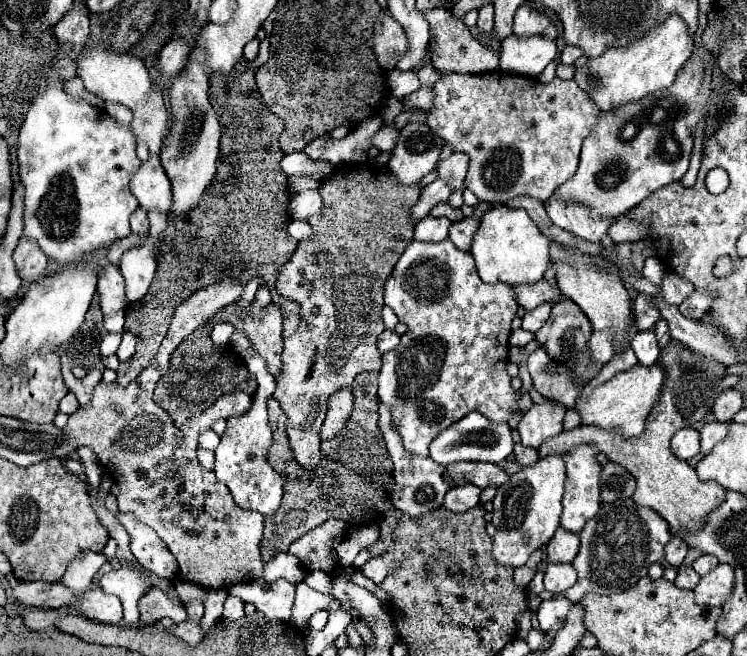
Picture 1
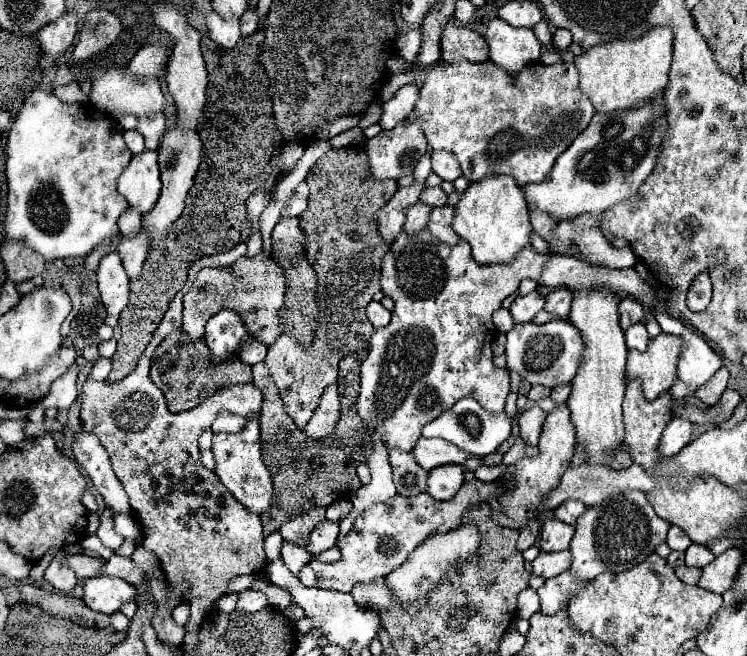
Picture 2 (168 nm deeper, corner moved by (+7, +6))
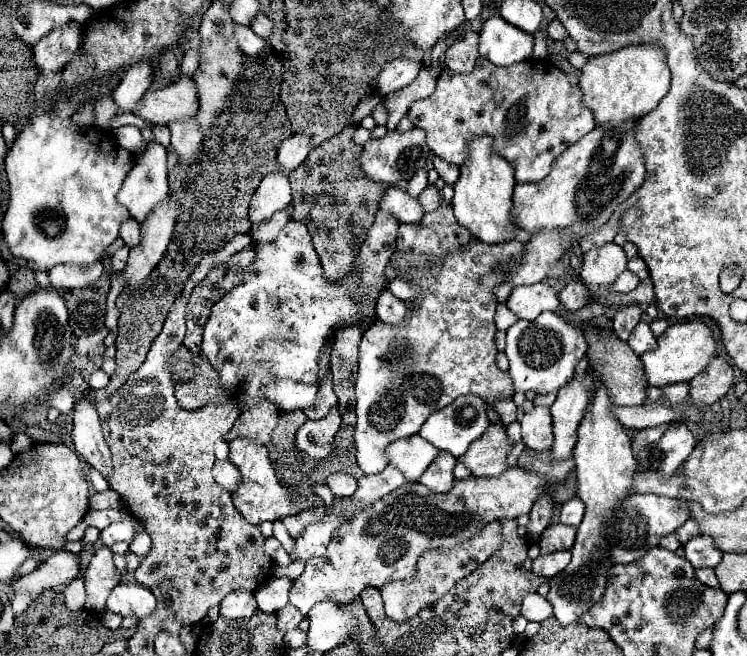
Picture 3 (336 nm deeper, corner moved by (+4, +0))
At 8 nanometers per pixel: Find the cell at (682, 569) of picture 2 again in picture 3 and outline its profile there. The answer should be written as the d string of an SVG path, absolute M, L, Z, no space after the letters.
M708 567L696 569L696 577L698 577L704 585L708 585L708 587L718 587L718 585L720 585L720 581L718 581L714 569L708 569Z

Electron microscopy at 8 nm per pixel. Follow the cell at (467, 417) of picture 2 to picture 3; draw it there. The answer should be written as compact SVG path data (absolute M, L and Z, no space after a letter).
M464 395L452 401L452 405L446 405L444 409L440 409L438 413L432 413L428 421L422 425L420 435L426 441L430 441L436 449L444 449L454 457L460 457L462 453L466 453L470 443L476 441L486 431L486 427L488 427L488 417L486 417L484 401L478 395Z

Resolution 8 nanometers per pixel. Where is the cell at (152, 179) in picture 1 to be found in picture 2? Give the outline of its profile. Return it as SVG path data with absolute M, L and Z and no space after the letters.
M143 151L133 155L129 167L119 177L117 191L127 199L131 207L139 209L141 213L149 213L161 193L157 153Z

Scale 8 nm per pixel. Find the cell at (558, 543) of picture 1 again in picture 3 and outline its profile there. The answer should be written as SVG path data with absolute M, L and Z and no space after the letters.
M564 523L548 525L538 541L542 555L560 551L560 549L572 549L574 535L576 535L576 529L572 525L564 525Z

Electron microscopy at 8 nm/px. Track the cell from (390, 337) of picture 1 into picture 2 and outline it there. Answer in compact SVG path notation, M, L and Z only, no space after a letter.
M371 301L369 307L367 307L367 319L371 321L371 325L375 329L381 329L381 327L387 327L389 321L391 321L391 313L377 301Z

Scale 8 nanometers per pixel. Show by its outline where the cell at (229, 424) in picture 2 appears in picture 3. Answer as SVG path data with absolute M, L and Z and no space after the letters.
M382 211L376 213L376 219L366 233L364 247L360 247L358 251L358 261L354 261L354 269L340 281L328 281L324 277L324 269L318 259L318 253L314 251L310 233L306 225L300 221L290 219L284 225L284 229L280 231L276 239L276 245L278 241L282 241L282 247L276 247L276 251L272 251L272 243L256 245L258 261L254 257L254 263L248 265L244 281L236 285L232 291L228 291L218 303L214 303L214 307L210 309L210 317L204 325L202 353L208 357L210 365L218 371L220 385L228 389L228 397L224 401L235 399L234 393L246 401L244 411L240 413L234 427L224 437L226 441L232 441L236 437L246 437L246 439L266 445L282 413L280 409L276 409L276 403L268 401L262 395L262 389L270 381L278 381L278 379L292 379L298 383L314 385L318 381L318 355L322 353L328 339L336 337L336 333L346 327L360 327L364 333L372 325L372 321L362 321L362 309L364 305L374 305L372 295L378 293L378 289L388 285L384 267L392 257L392 249L394 249L396 235L398 235L398 225L400 223L392 215L382 213Z

